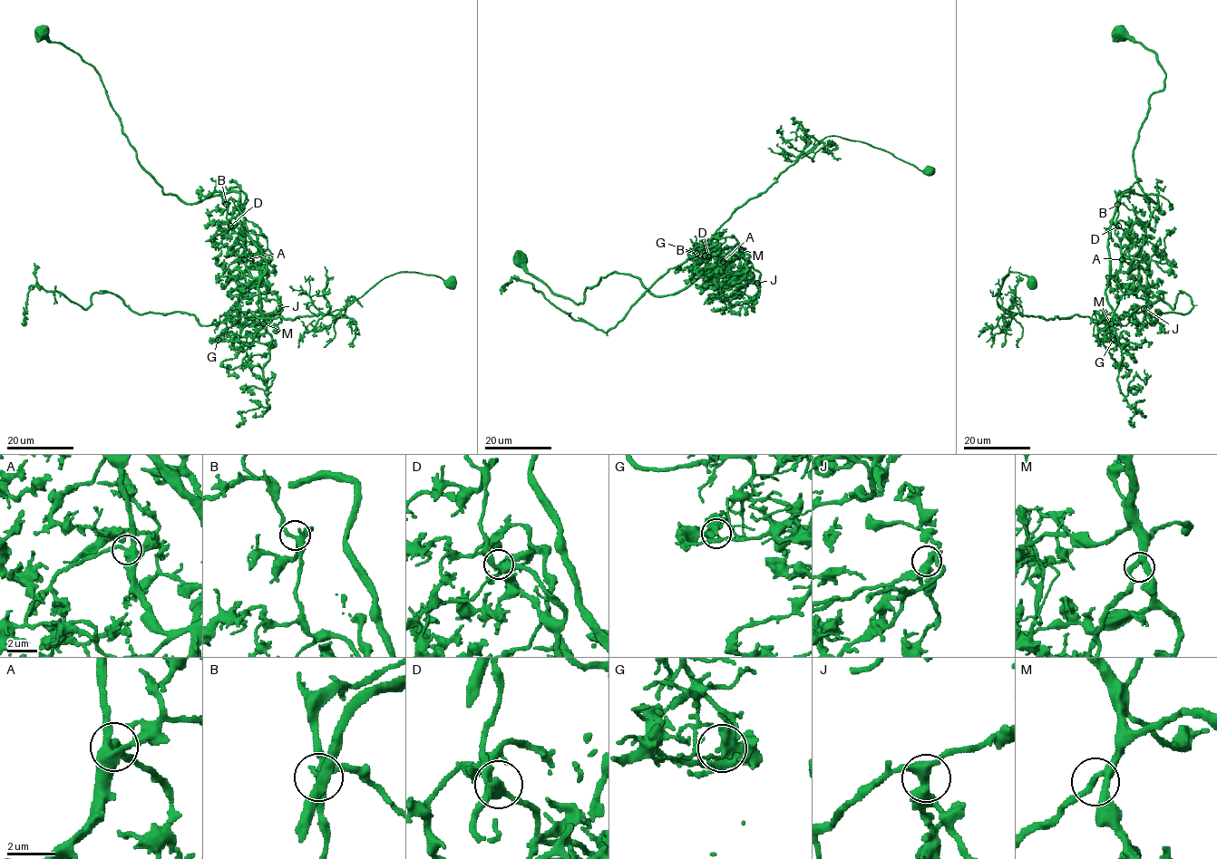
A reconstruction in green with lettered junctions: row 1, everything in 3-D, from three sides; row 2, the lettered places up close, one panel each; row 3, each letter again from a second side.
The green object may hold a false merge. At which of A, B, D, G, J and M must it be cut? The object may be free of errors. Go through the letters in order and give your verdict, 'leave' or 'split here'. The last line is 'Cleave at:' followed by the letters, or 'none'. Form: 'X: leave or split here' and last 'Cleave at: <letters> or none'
A: leave
B: leave
D: leave
G: split here
J: leave
M: leave
Cleave at: G

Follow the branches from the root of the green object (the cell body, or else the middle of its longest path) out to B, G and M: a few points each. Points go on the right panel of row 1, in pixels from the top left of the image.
B: (1121, 33), (1150, 49), (1165, 76), (1133, 149), (1137, 183), (1157, 202), (1121, 197), (1111, 277), (1117, 204)
G: (1121, 33), (1165, 76), (1133, 149), (1157, 202), (1125, 192), (1110, 226), (1114, 319), (1098, 345), (1114, 340)
M: (1121, 33), (1150, 49), (1165, 76), (1133, 149), (1137, 183), (1157, 202), (1125, 192), (1111, 218), (1111, 323)

